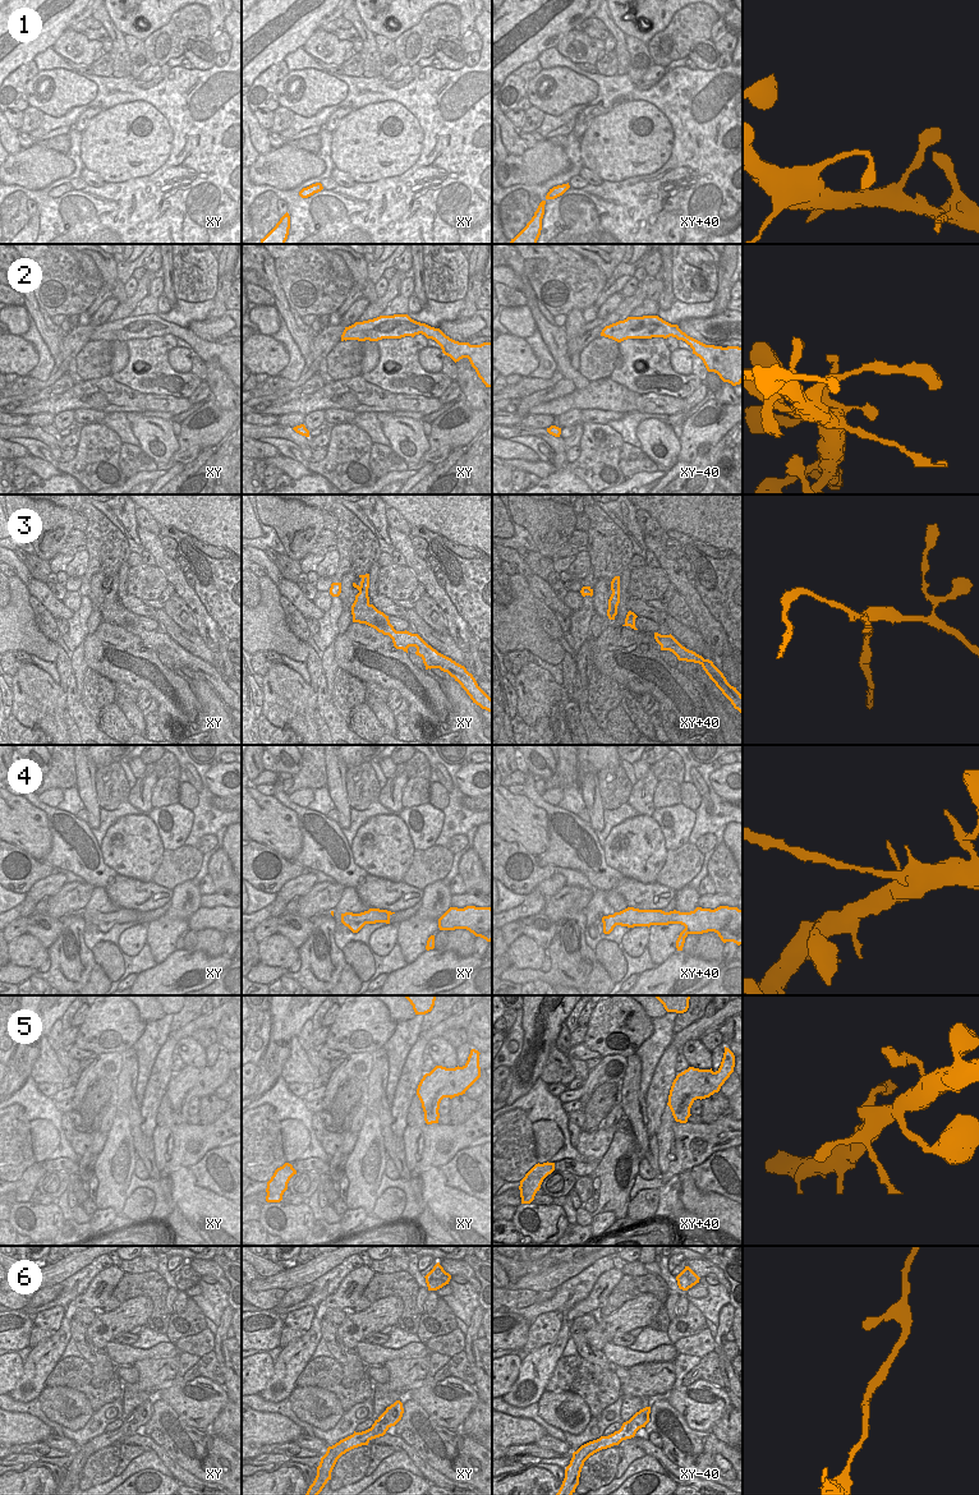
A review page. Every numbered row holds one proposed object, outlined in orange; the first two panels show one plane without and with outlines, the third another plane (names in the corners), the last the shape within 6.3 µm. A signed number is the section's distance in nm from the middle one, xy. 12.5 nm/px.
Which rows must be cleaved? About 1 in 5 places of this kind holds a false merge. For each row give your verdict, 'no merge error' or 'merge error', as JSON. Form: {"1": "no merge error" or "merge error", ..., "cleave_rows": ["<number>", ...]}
{"1": "no merge error", "2": "no merge error", "3": "merge error", "4": "merge error", "5": "no merge error", "6": "no merge error", "cleave_rows": ["3", "4"]}

